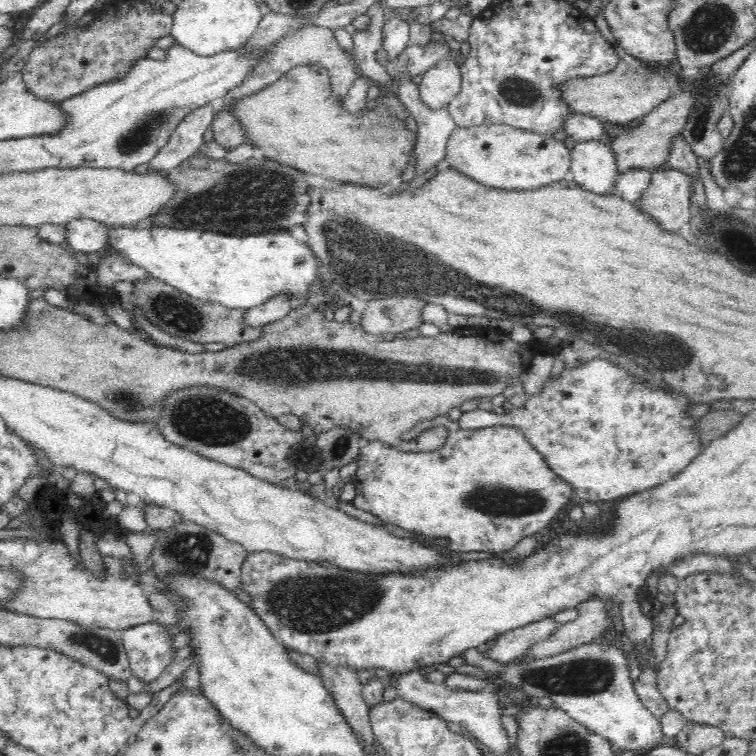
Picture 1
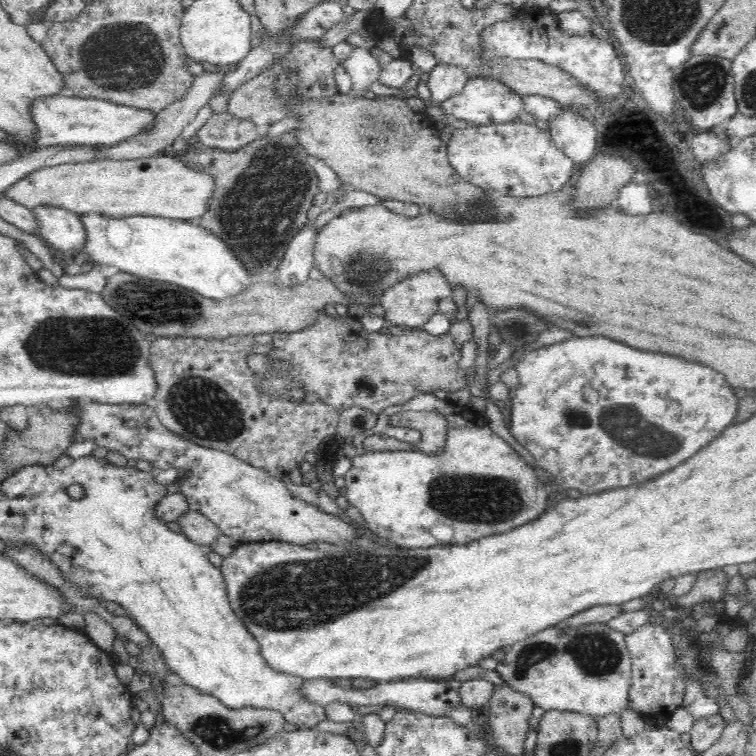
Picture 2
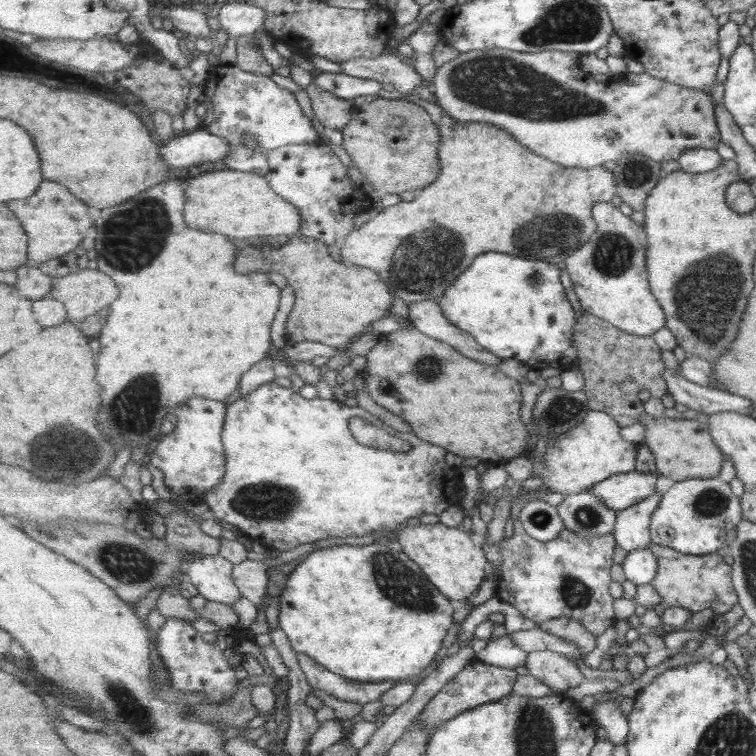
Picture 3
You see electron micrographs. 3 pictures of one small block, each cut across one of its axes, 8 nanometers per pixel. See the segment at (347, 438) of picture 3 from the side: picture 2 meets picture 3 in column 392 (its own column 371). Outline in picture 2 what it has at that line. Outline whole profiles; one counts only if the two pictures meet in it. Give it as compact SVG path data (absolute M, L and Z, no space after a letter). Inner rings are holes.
M432 392L420 393L413 396L410 400L404 401L402 404L391 404L385 409L382 409L377 416L376 424L366 431L356 434L352 439L352 445L355 447L356 454L354 454L354 457L351 459L351 469L343 476L345 478L345 484L343 487L339 488L339 491L342 496L348 500L348 504L360 512L364 520L366 520L368 528L376 534L378 539L384 538L384 540L393 543L396 547L426 548L426 546L432 546L432 544L440 544L440 542L428 542L428 534L424 534L424 532L420 534L420 530L428 530L428 528L434 526L434 524L446 524L446 526L452 526L452 528L454 528L454 536L452 536L452 542L450 542L450 544L464 544L464 540L476 540L476 536L488 536L488 534L496 534L496 532L508 532L508 528L516 528L516 524L524 524L524 522L534 520L536 516L544 514L546 506L552 504L550 500L552 496L548 493L548 489L543 481L536 476L535 469L531 468L530 465L523 460L522 456L520 456L504 439L502 439L502 437L496 435L496 433L490 429L484 412L473 410L469 404L460 407L446 398L440 399L436 397ZM397 410L436 411L446 419L446 425L448 425L446 440L444 446L441 448L442 452L438 452L438 456L412 456L412 454L423 453L410 450L371 451L363 447L363 440L367 434L384 433L392 436L392 434L396 434L396 430L402 430L402 428L394 428L394 426L389 424L390 418L394 416L394 413Z

